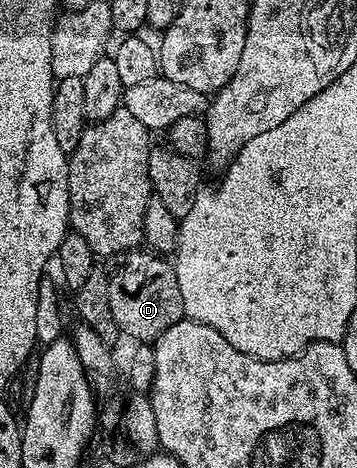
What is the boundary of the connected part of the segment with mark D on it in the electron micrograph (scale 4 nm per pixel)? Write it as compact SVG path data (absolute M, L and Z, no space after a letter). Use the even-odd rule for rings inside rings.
M133 251L123 254L120 263L108 278L110 315L114 315L114 323L125 338L155 343L174 323L185 320L182 291L178 291L173 262L152 251Z

